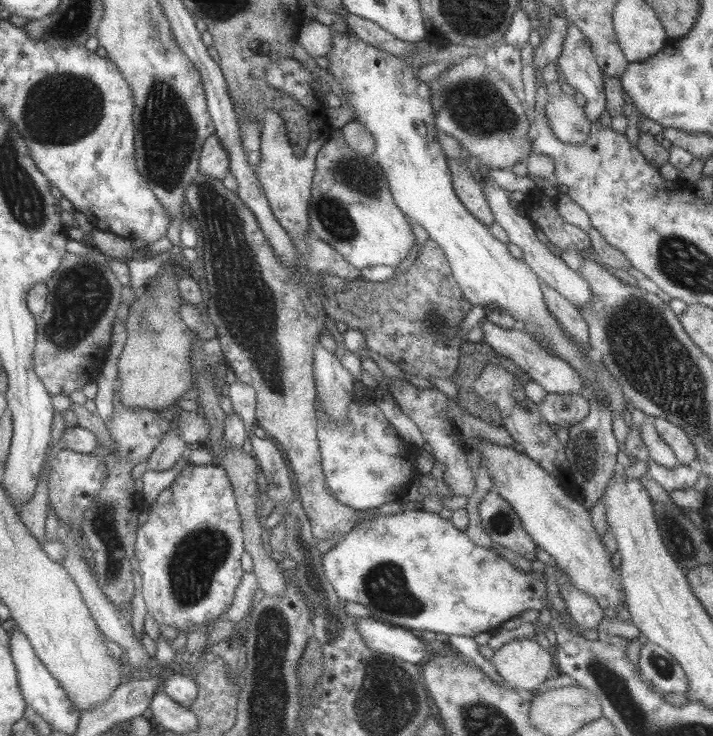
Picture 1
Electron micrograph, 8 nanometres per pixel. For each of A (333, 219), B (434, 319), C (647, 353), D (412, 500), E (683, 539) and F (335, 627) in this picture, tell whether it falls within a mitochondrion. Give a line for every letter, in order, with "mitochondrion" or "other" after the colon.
A: mitochondrion
B: mitochondrion
C: mitochondrion
D: other
E: mitochondrion
F: mitochondrion

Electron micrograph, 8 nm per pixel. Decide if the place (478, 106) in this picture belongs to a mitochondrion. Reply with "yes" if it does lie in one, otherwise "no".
yes

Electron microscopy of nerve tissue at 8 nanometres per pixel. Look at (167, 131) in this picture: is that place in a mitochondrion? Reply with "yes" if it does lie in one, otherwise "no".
yes

